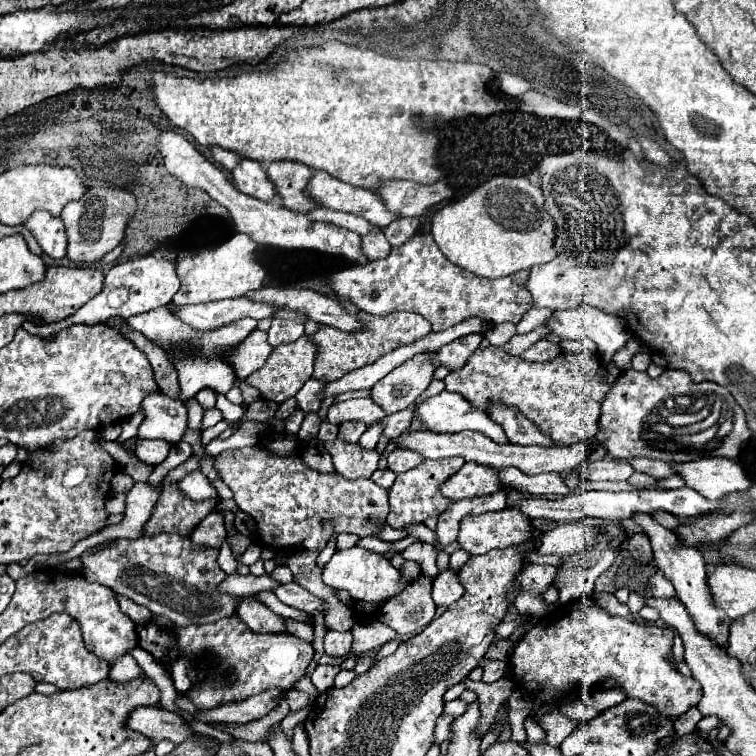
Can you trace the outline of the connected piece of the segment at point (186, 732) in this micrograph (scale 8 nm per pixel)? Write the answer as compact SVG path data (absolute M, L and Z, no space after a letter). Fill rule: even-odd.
M135 708L135 712L129 716L129 726L151 738L153 744L159 744L167 738L179 746L197 734L189 724L183 722L181 716L163 708Z

